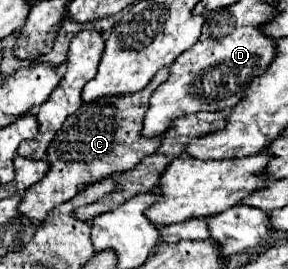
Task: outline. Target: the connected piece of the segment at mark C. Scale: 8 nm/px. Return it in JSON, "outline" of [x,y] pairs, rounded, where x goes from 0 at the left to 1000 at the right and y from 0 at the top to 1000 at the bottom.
{"outline":[[[563,253],[493,342],[451,357],[382,357],[326,387],[285,387],[250,431],[236,431],[167,543],[160,602],[174,610],[174,632],[132,684],[76,721],[63,788],[83,796],[104,825],[146,825],[188,766],[257,736],[306,684],[438,639],[465,625],[500,580],[542,565],[556,513],[500,513],[486,483],[514,401],[514,364],[576,290],[583,253]]]}

